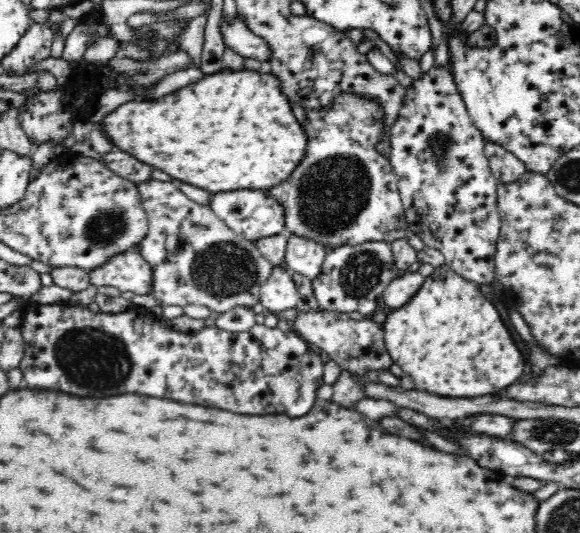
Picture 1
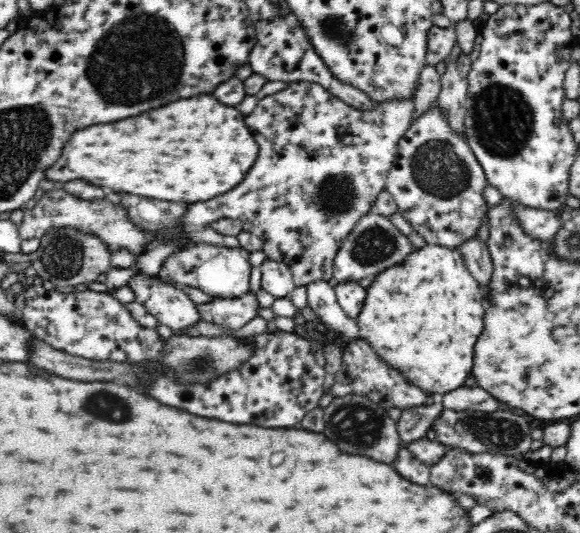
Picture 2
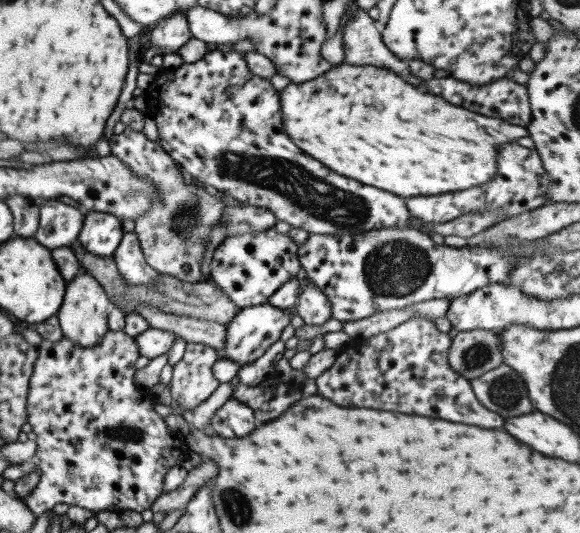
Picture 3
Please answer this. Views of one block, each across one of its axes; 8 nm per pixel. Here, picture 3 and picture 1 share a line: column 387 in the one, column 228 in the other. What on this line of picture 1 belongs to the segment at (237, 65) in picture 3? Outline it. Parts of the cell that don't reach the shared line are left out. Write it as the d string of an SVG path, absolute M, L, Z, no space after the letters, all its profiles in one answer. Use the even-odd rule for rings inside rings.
M232 190L212 194L209 206L228 228L249 242L260 241L285 232L284 208L274 197L266 195L264 190Z

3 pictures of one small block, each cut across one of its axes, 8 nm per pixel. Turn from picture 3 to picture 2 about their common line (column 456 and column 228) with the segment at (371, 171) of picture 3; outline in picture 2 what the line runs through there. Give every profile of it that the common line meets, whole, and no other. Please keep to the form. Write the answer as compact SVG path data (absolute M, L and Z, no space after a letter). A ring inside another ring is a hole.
M194 96L148 110L136 118L126 118L104 126L88 126L74 132L70 142L66 142L62 149L62 156L48 168L45 177L56 182L70 182L76 178L112 188L114 192L138 194L168 202L204 202L232 190L242 182L259 151L252 136L253 133L250 134L244 124L244 116L236 108L224 106L212 96Z

